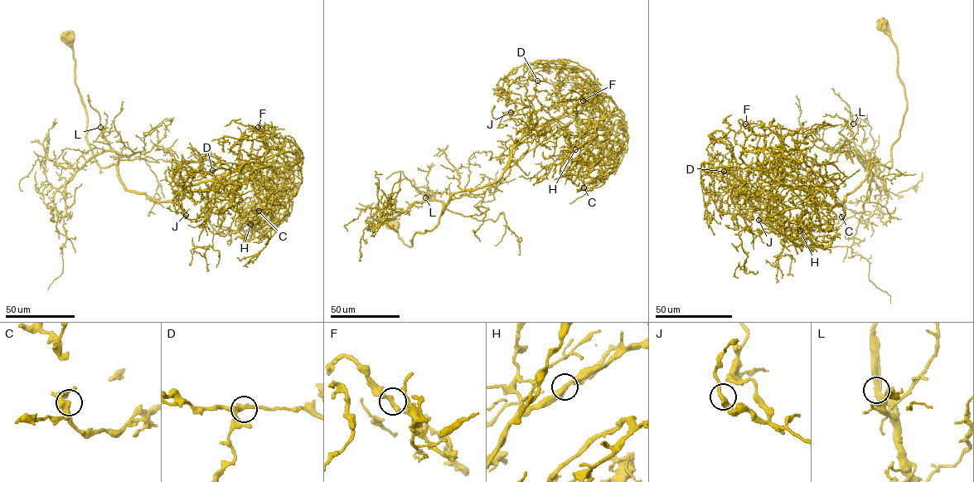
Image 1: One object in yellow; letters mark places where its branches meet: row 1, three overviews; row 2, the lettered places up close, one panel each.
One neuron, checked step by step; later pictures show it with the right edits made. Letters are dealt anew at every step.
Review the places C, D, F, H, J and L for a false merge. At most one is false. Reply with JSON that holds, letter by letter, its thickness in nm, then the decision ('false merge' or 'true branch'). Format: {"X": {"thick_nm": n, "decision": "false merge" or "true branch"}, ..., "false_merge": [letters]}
{"C": {"thick_nm": 400, "decision": "true branch"}, "D": {"thick_nm": 360, "decision": "true branch"}, "F": {"thick_nm": 360, "decision": "true branch"}, "H": {"thick_nm": 380, "decision": "true branch"}, "J": {"thick_nm": 400, "decision": "true branch"}, "L": {"thick_nm": 400, "decision": "true branch"}, "false_merge": []}

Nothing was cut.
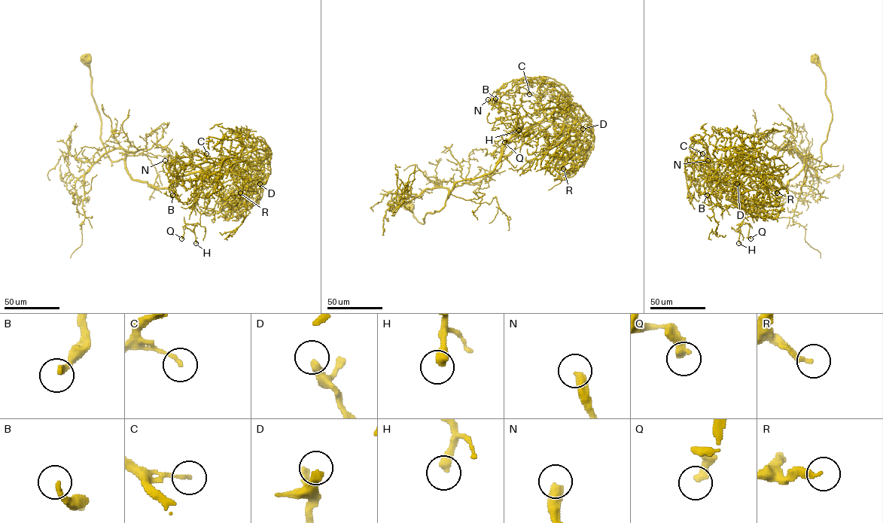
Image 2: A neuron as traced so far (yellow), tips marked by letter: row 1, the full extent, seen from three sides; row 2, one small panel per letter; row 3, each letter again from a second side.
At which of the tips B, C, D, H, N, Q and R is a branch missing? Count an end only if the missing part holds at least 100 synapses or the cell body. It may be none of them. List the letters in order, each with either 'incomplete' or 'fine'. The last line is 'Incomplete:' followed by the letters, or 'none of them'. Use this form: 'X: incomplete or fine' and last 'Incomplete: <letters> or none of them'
B: incomplete
C: fine
D: fine
H: fine
N: incomplete
Q: fine
R: fine
Incomplete: B, N

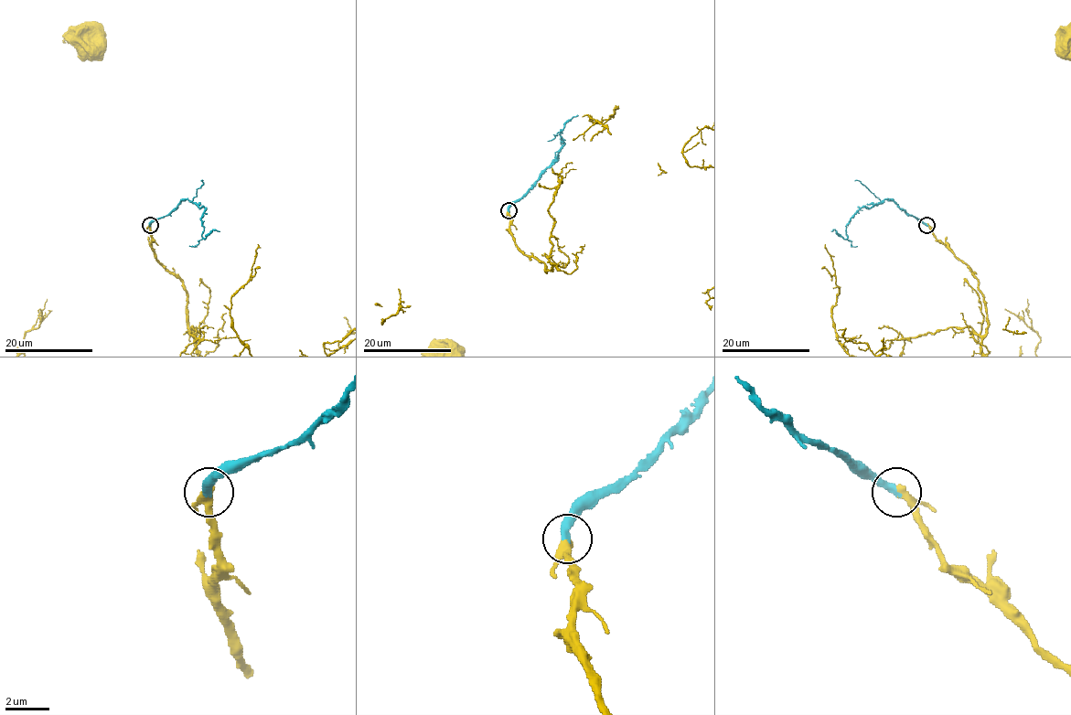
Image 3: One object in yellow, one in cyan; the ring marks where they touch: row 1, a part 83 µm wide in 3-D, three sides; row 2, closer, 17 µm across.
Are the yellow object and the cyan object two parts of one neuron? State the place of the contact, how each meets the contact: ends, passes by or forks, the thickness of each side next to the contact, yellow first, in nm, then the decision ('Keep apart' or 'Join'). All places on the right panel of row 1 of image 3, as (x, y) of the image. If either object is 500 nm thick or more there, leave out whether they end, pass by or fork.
Place: (926, 225). At the ring yellow passes by. At the ring cyan ends. Thickness 340 nm (yellow) against 360 nm. Join

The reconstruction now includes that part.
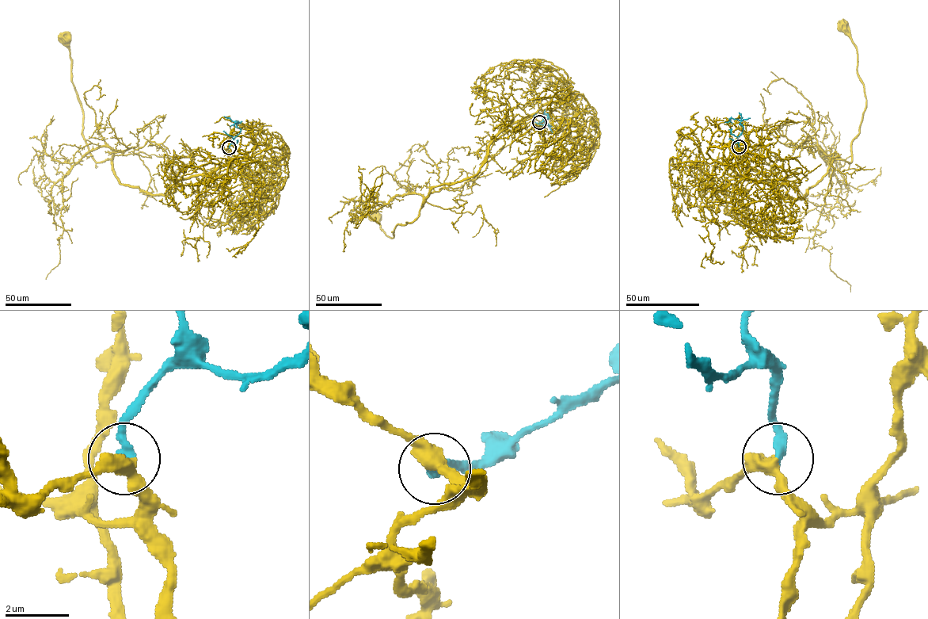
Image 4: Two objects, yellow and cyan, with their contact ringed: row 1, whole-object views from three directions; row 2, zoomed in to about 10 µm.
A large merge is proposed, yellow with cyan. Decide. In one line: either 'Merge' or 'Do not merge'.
Merge

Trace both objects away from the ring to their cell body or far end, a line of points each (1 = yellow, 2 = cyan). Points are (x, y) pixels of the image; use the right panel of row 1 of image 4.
1: (739, 147), (728, 163), (739, 176), (795, 199), (833, 160), (850, 162), (866, 97), (857, 47), (842, 26)
2: (739, 147), (737, 137), (743, 128), (741, 121), (731, 118), (724, 122)

